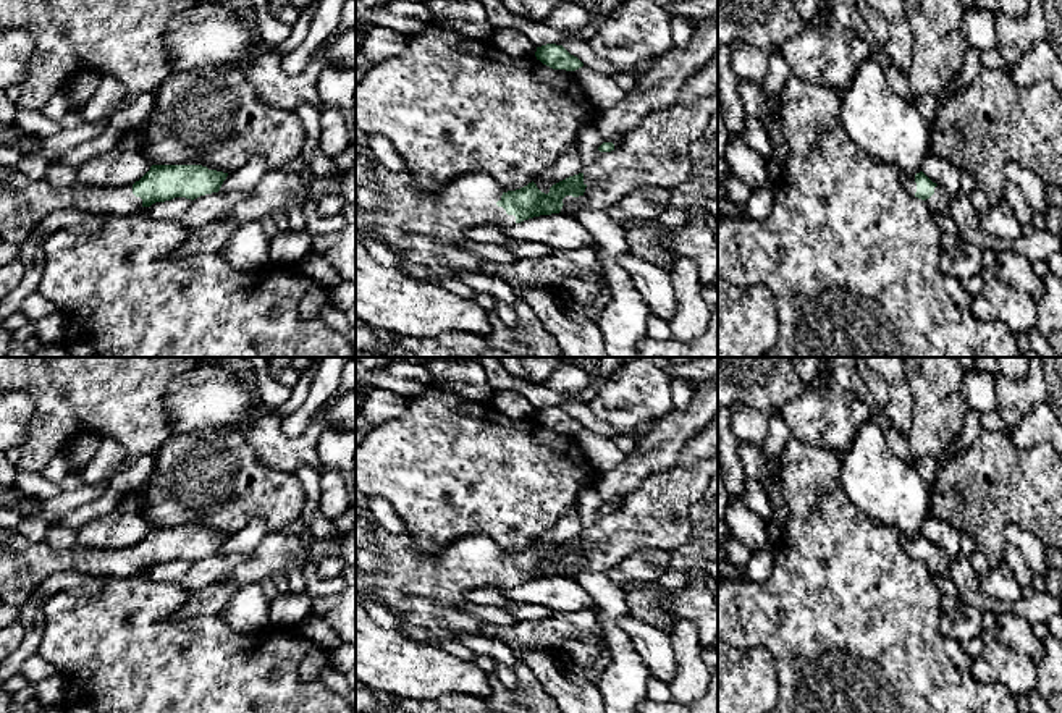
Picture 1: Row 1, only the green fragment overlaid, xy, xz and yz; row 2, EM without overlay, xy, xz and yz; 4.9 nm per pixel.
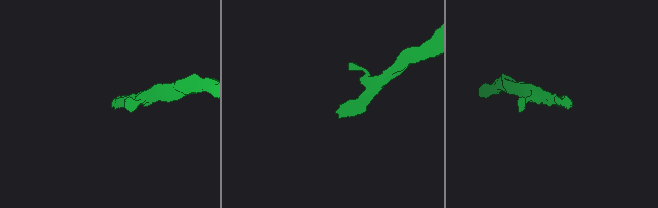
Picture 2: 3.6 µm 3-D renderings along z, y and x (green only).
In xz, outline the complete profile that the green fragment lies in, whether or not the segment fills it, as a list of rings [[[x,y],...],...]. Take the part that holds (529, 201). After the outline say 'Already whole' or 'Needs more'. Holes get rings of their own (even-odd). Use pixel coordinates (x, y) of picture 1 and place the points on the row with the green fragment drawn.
[[[356,121],[356,231],[372,230],[383,243],[385,251],[396,252],[401,259],[399,267],[412,278],[433,281],[440,278],[457,276],[461,272],[483,272],[483,260],[464,252],[459,247],[461,239],[470,226],[496,225],[509,226],[524,220],[559,213],[566,196],[584,196],[587,184],[584,173],[569,176],[550,188],[550,192],[542,192],[532,181],[527,186],[504,192],[503,188],[488,175],[464,175],[449,183],[441,194],[432,196],[414,186],[409,171],[390,171],[375,157],[369,147],[367,133]]]. Needs more

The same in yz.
[[[923,171],[915,176],[902,173],[900,184],[907,194],[925,200],[931,213],[947,213],[950,196]]]. Needs more

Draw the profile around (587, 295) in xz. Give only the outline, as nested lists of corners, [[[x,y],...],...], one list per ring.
[[[577,273],[563,281],[558,296],[569,310],[595,322],[611,302],[611,288],[601,276]]]

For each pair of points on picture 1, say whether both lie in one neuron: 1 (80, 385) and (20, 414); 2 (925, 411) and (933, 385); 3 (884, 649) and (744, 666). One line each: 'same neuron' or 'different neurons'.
1: different neurons
2: same neuron
3: different neurons

